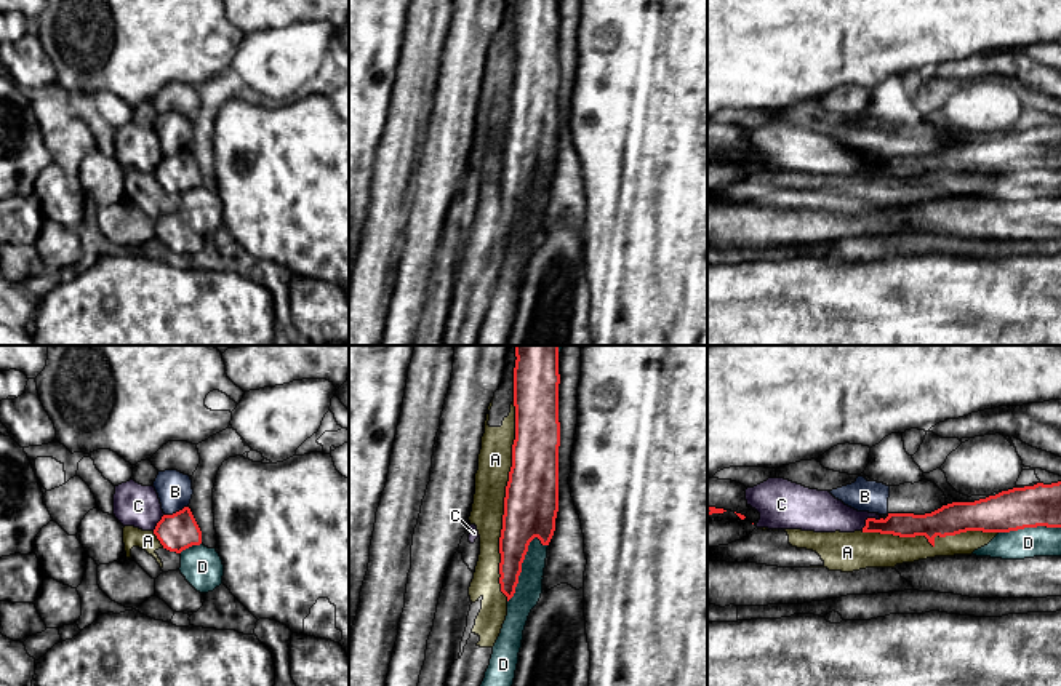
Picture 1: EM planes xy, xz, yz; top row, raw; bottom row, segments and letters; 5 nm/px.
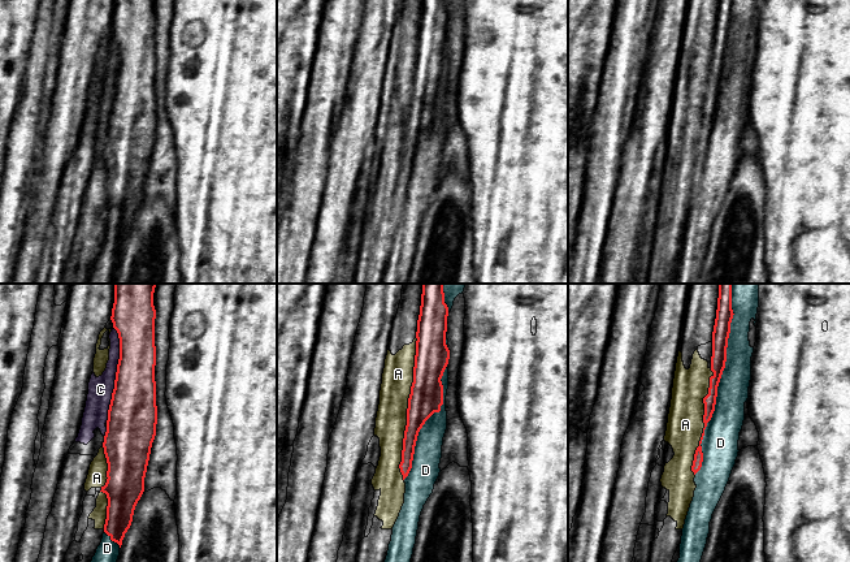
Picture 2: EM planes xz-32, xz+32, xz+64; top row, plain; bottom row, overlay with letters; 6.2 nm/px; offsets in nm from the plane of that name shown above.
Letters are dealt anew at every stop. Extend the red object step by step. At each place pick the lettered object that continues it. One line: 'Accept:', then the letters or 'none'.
Accept: none

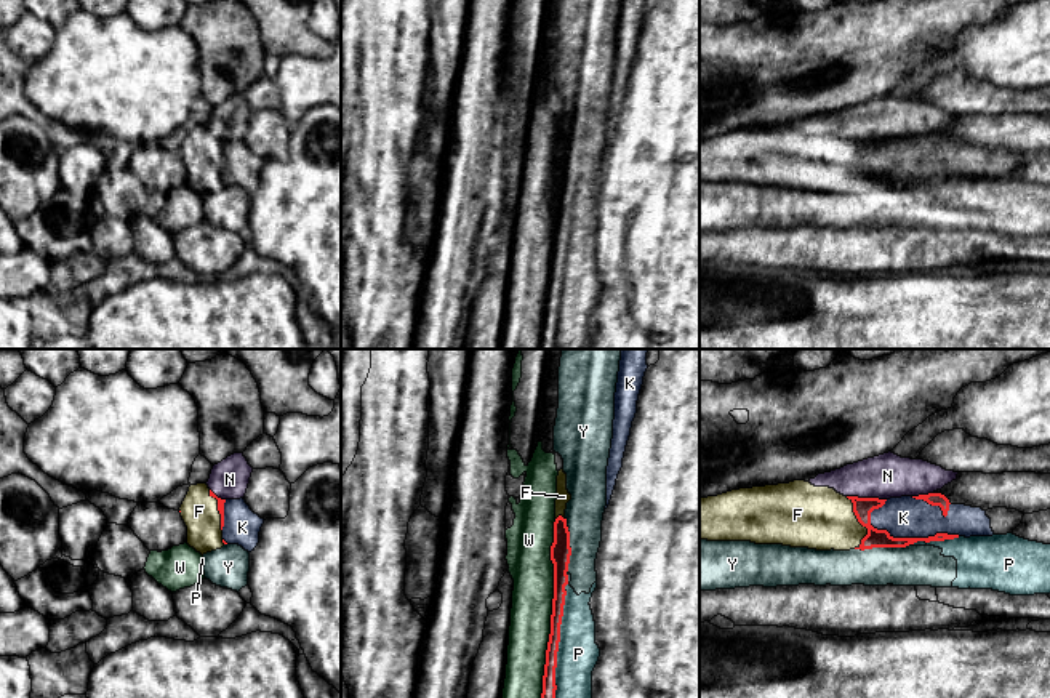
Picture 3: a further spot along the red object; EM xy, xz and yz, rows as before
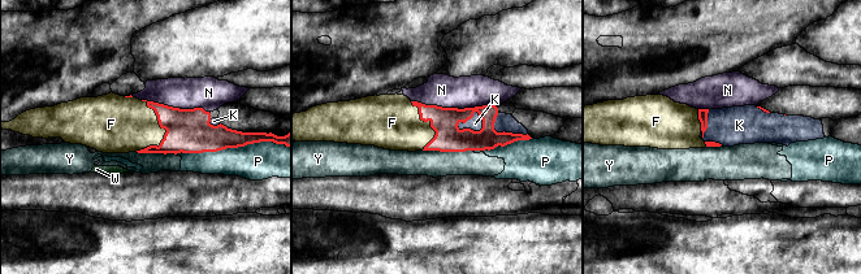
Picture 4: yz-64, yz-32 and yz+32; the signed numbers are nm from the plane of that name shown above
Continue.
Accept: F

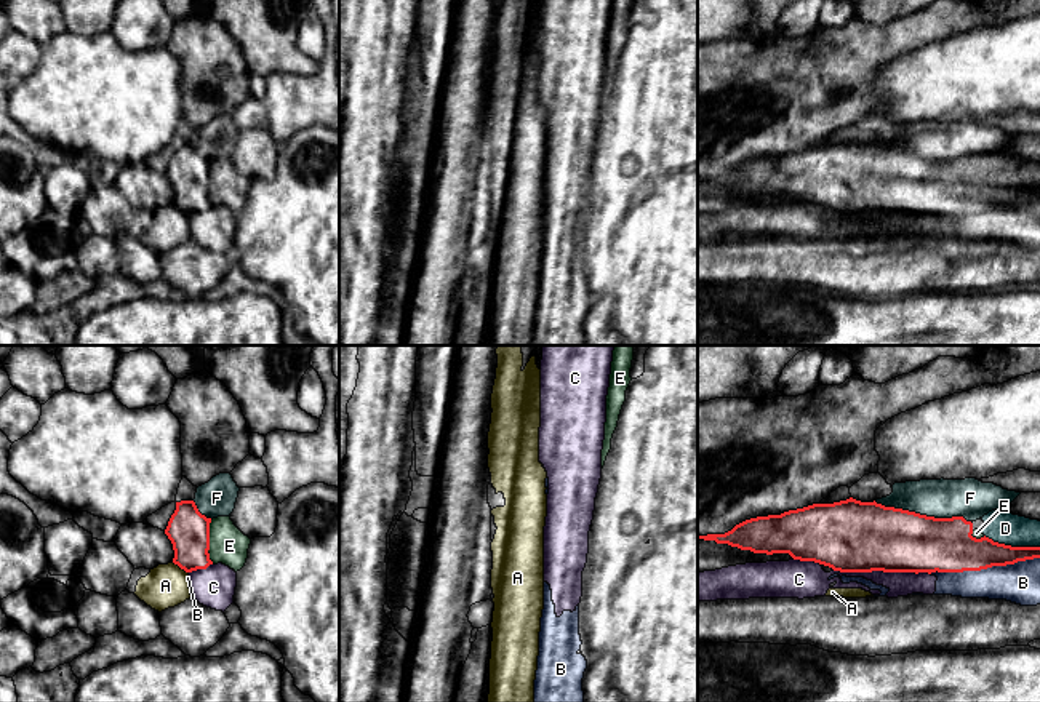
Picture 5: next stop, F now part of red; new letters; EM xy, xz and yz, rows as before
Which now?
Accept: none

